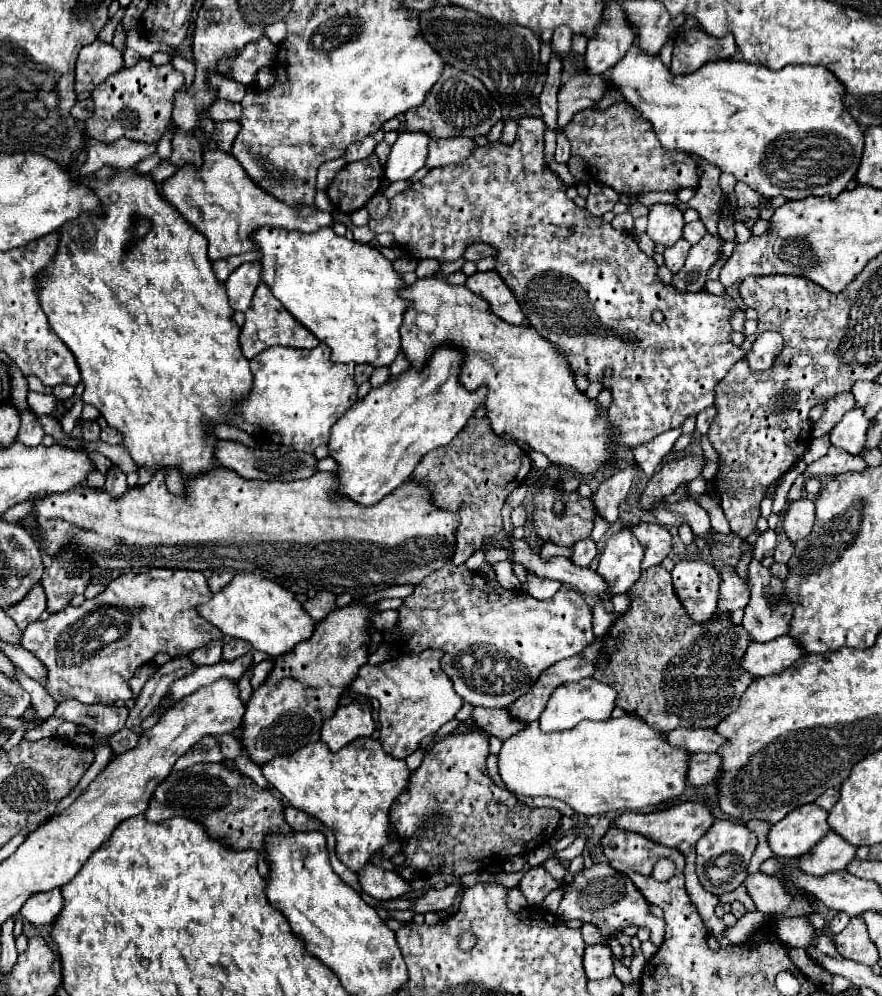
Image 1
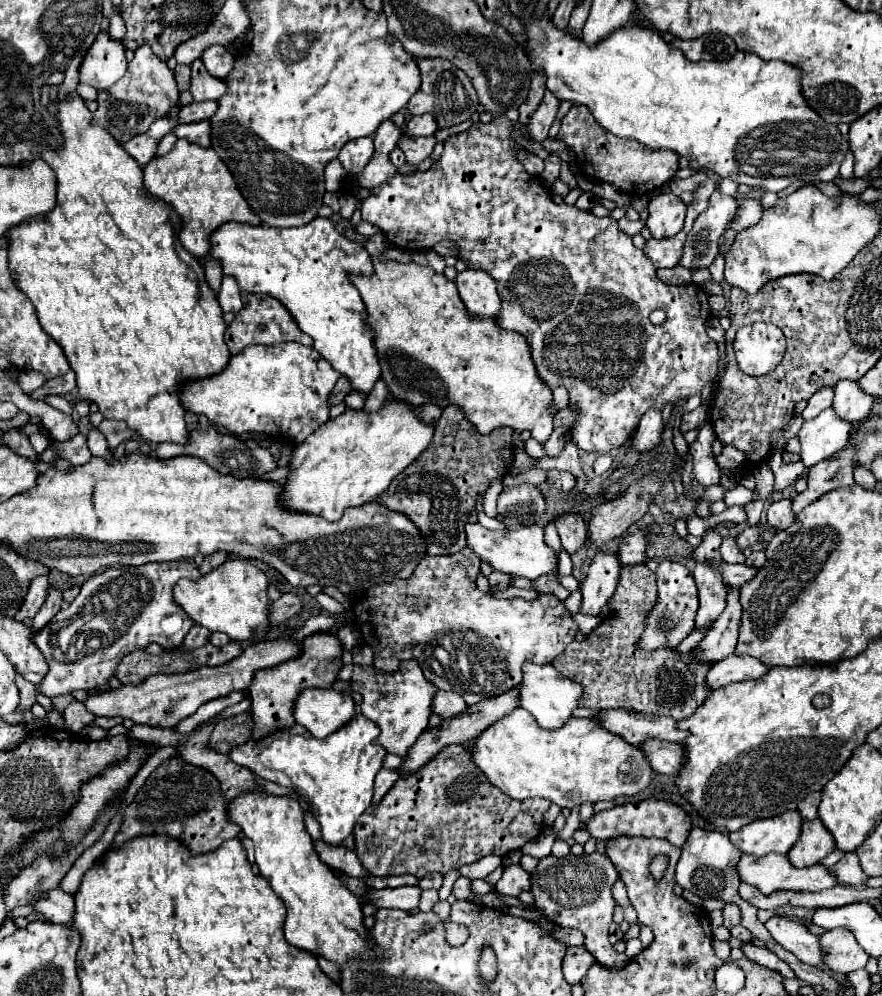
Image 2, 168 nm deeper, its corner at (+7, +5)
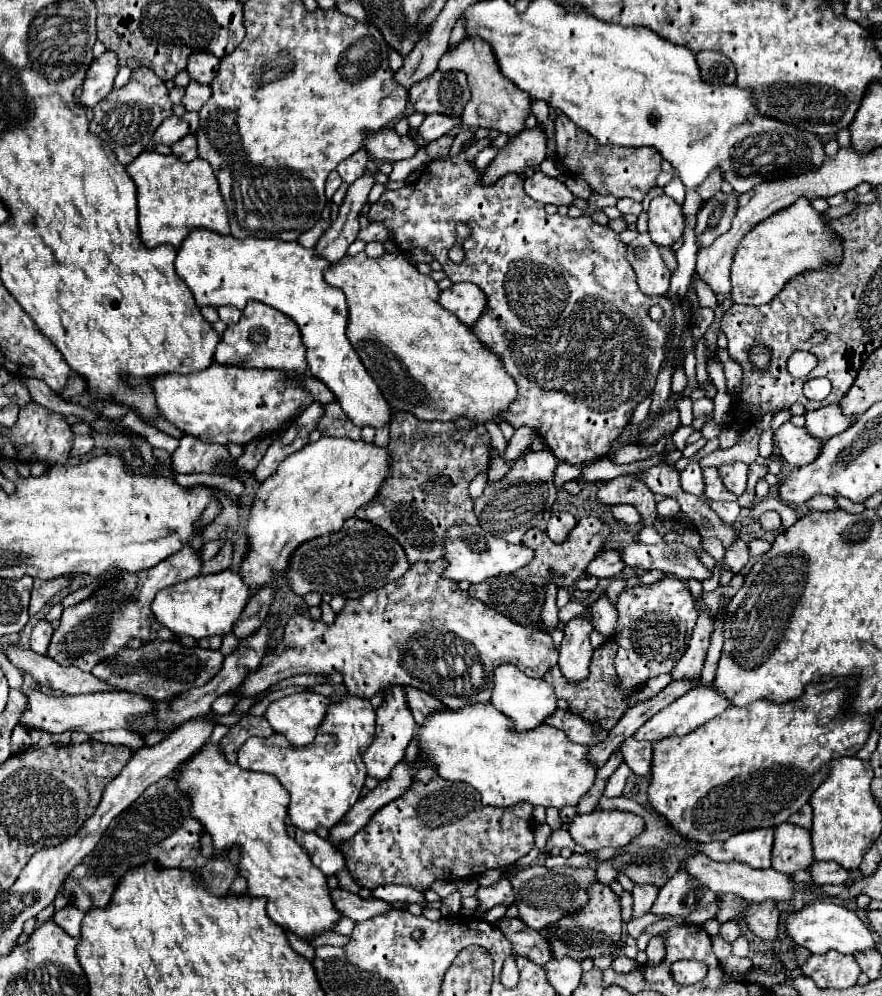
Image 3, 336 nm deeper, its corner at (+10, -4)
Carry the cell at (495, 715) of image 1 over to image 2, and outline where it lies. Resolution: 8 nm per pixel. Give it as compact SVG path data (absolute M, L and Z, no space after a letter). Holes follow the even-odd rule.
M437 691L433 695L433 709L431 709L431 713L437 713L439 717L447 719L447 717L455 717L465 707L467 707L467 703L457 693L453 693L453 691Z

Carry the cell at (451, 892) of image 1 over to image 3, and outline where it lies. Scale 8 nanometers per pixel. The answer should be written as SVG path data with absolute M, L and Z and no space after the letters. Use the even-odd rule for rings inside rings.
M344 888L332 890L332 900L334 900L334 906L344 916L352 918L354 922L364 922L368 918L374 918L374 916L380 916L380 914L394 910L394 906L390 902L376 900L376 898L360 898L358 894L352 894Z

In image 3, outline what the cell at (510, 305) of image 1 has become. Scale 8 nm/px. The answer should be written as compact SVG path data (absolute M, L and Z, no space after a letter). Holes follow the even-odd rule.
M462 282L462 284L452 284L450 288L446 288L440 294L438 302L446 310L456 314L462 324L472 326L486 308L486 294L476 284Z

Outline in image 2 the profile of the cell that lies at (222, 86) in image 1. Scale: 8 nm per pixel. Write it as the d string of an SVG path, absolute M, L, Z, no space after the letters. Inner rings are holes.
M201 59L193 61L191 65L191 95L195 101L219 99L225 93L225 83L207 73Z

